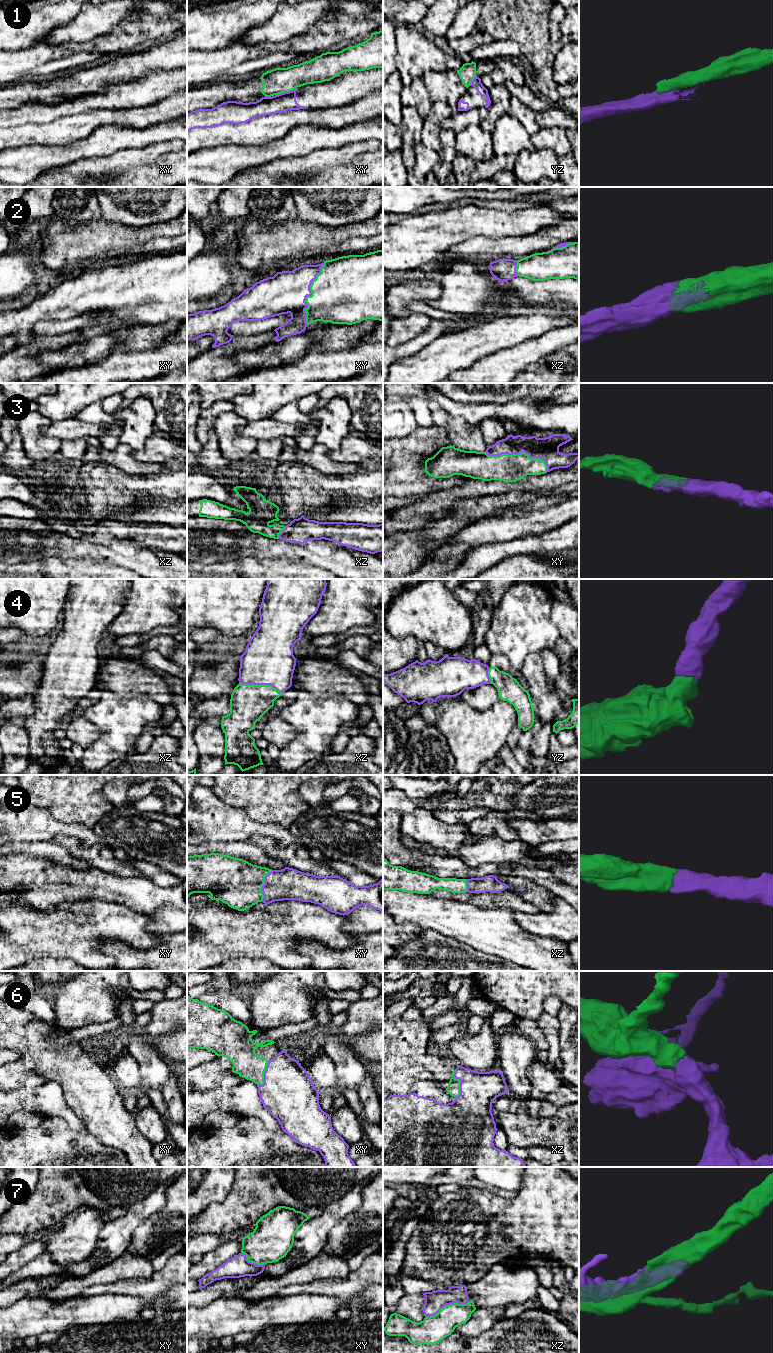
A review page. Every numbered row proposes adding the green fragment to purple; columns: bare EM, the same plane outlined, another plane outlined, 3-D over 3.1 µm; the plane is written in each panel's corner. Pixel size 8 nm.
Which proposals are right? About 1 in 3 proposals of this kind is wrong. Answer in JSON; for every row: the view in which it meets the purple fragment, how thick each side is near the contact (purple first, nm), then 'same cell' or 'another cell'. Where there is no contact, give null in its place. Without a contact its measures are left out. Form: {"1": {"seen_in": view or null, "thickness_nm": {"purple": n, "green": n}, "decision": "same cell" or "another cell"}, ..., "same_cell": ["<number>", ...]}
{"1": {"seen_in": "xy", "thickness_nm": {"purple": 150, "green": 200}, "decision": "another cell"}, "2": {"seen_in": "xy", "thickness_nm": {"purple": 320, "green": 480}, "decision": "same cell"}, "3": {"seen_in": "xy", "thickness_nm": {"purple": 190, "green": 220}, "decision": "same cell"}, "4": {"seen_in": "xz", "thickness_nm": {"purple": 400, "green": 300}, "decision": "same cell"}, "5": {"seen_in": "xy", "thickness_nm": {"purple": 260, "green": 380}, "decision": "same cell"}, "6": {"seen_in": "xz", "thickness_nm": {"purple": 320, "green": 110}, "decision": "same cell"}, "7": {"seen_in": "xz", "thickness_nm": {"purple": 160, "green": 220}, "decision": "another cell"}, "same_cell": ["2", "3", "4", "5", "6"]}

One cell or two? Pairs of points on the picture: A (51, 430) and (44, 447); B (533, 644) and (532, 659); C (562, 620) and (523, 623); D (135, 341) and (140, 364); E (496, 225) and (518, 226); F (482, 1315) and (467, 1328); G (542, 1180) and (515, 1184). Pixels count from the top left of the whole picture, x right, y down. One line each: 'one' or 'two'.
A: two
B: two
C: two
D: two
E: one
F: one
G: two

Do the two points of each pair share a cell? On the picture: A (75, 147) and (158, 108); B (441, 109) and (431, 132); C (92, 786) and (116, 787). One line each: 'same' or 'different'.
A: different
B: same
C: different

